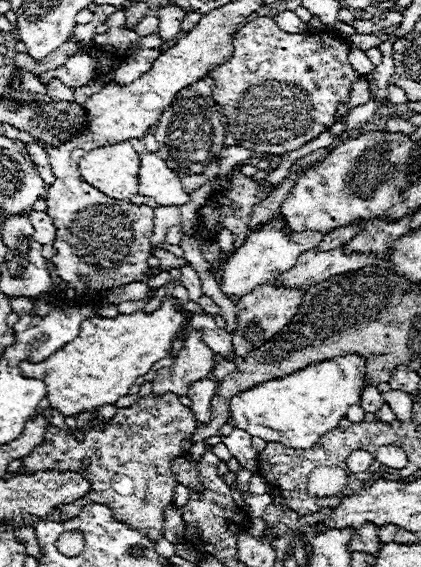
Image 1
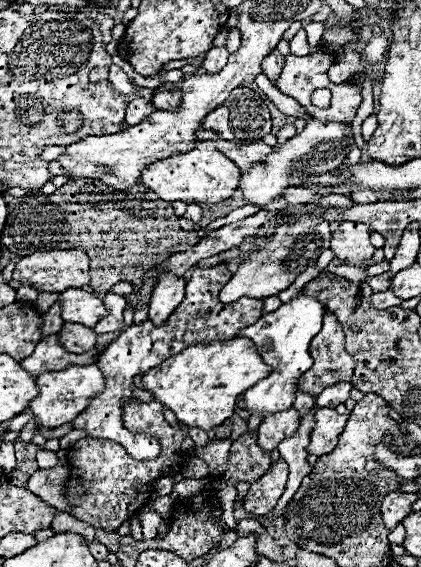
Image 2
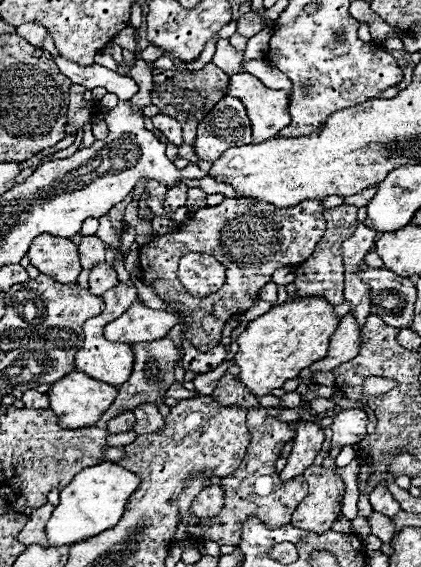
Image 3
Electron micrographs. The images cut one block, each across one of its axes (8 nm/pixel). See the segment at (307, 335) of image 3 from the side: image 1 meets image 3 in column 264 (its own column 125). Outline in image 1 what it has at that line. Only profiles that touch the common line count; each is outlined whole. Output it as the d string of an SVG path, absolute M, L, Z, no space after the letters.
M164 296L162 306L152 314L136 310L132 314L118 314L116 318L94 316L84 320L74 342L62 346L44 362L20 362L20 372L26 378L44 380L50 406L64 416L114 404L120 396L128 394L136 378L150 372L154 362L170 356L172 340L188 330L188 312L184 308L176 310L176 304L180 304L178 298Z

